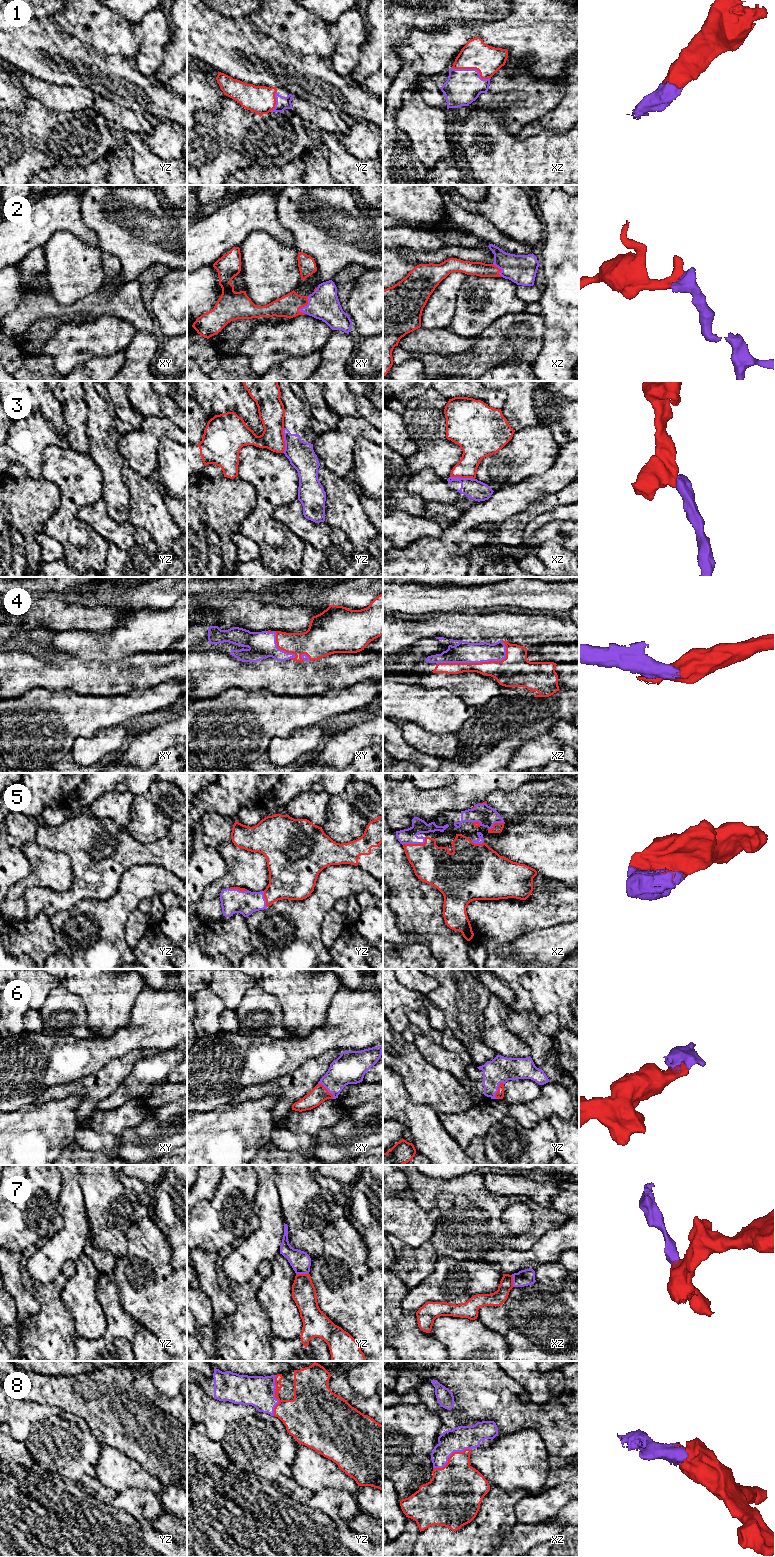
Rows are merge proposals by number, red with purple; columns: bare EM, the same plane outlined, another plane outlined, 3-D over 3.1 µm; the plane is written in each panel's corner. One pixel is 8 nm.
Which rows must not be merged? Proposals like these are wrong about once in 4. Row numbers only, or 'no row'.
3, 7

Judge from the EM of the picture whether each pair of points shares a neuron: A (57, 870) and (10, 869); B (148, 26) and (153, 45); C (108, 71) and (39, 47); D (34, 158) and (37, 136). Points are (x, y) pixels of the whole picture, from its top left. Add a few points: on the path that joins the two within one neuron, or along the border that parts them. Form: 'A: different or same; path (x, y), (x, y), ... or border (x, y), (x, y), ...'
A: different; border (20, 849), (28, 860), (30, 873), (13, 885)
B: same; path (153, 31), (153, 40)
C: same; path (91, 69), (77, 65), (63, 56), (56, 56)
D: different; border (18, 131), (37, 149), (50, 157)

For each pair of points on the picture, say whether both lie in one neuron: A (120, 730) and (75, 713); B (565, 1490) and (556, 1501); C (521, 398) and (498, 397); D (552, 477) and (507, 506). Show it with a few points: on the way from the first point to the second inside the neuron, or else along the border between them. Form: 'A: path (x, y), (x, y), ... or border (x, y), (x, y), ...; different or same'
A: border (123, 724), (100, 728), (90, 738); different
B: path (562, 1493), (557, 1498); same
C: border (504, 391), (505, 403), (501, 409); different
D: path (541, 485), (531, 488), (518, 496); same

